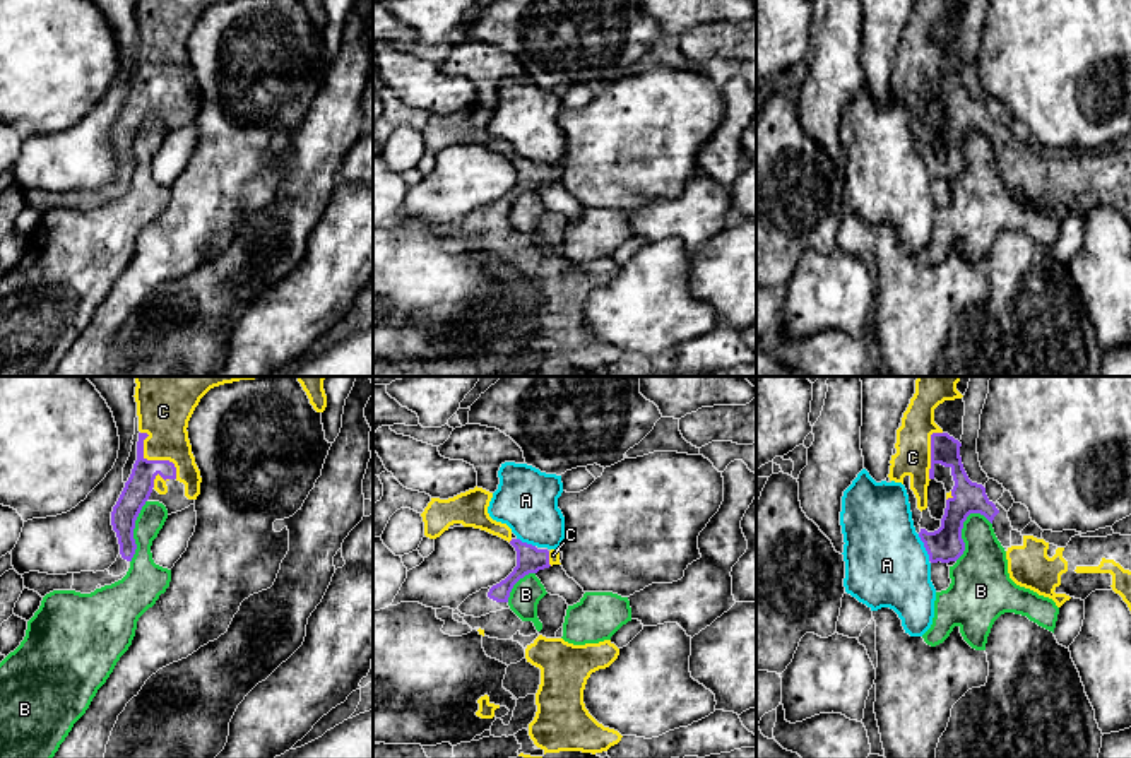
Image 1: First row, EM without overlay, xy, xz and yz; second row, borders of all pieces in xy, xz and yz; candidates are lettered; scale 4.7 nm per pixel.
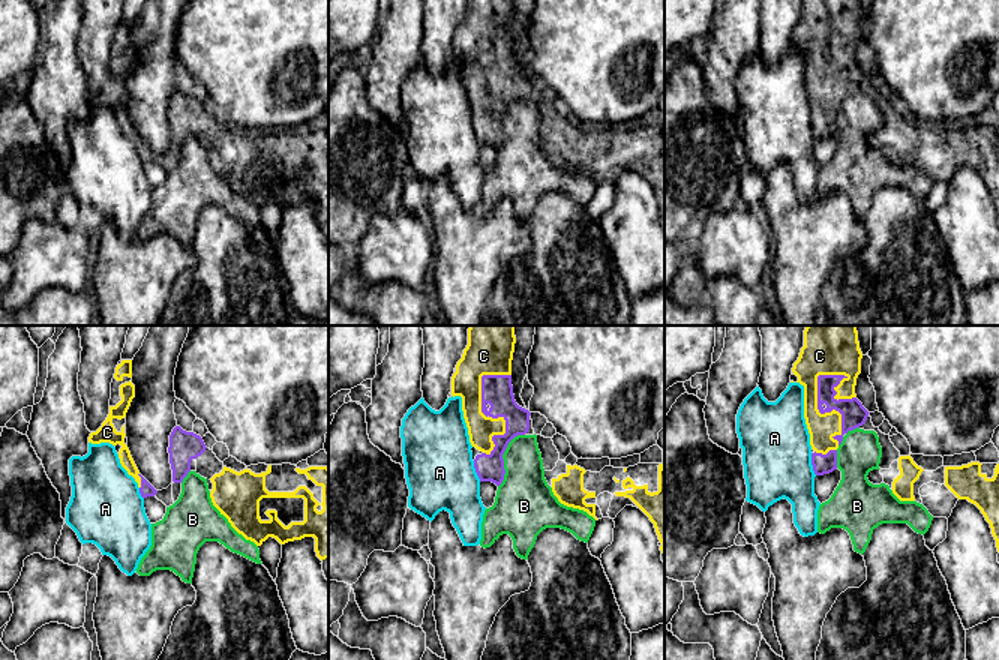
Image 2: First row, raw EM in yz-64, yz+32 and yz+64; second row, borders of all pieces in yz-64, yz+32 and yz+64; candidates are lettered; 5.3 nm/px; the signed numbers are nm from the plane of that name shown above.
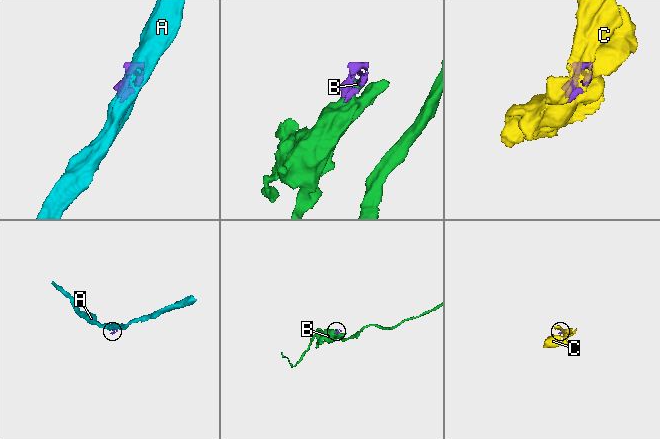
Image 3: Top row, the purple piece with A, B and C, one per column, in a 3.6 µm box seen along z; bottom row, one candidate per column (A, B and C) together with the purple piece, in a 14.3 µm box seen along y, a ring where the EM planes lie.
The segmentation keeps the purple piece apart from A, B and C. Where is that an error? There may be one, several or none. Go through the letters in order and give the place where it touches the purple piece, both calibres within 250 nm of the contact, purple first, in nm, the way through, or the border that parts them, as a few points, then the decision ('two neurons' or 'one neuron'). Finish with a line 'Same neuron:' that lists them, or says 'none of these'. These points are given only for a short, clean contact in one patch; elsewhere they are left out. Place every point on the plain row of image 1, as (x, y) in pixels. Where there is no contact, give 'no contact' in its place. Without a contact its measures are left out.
A: yz (924, 163) | 160/400 nm | two neurons
B: yz (960, 148) | 160/280 nm | along yz (982, 130), (971, 130), (964, 139), (964, 168), (955, 177) | two neurons
C: xy (153, 77) | 130/260 nm | one neuron
Same neuron: C

